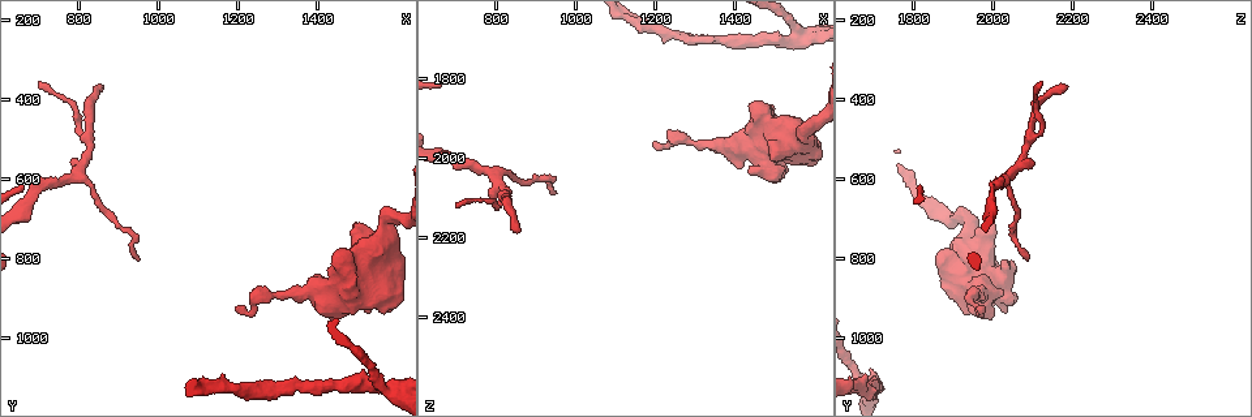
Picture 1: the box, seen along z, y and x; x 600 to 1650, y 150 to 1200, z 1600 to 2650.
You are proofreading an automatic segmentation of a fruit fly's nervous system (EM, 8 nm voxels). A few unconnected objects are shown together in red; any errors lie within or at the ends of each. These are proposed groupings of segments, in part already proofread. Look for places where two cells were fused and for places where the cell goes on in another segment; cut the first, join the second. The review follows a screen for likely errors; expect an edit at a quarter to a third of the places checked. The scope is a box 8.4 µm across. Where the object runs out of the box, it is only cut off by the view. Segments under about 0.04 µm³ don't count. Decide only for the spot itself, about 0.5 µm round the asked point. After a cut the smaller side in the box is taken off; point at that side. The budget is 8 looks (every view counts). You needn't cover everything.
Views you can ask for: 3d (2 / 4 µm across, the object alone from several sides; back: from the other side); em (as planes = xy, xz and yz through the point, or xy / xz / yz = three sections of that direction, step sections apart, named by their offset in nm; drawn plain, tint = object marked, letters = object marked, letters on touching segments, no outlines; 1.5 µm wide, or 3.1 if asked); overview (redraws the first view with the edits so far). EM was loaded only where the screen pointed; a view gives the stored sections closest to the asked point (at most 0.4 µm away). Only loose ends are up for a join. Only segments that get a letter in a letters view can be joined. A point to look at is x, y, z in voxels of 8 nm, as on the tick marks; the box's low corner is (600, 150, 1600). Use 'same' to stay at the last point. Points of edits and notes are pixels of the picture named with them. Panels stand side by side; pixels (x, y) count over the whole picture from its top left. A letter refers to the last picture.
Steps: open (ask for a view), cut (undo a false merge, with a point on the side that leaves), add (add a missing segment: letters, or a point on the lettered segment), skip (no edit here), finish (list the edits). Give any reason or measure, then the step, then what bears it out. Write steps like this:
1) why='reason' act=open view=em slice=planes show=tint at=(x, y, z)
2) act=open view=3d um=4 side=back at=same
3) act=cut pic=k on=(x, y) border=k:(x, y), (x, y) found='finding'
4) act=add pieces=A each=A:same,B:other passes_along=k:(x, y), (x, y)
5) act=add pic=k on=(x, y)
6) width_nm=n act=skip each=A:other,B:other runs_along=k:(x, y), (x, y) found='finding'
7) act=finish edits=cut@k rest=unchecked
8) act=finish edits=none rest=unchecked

act=open view=em slice=planes show=letters at=(705, 625, 1995)

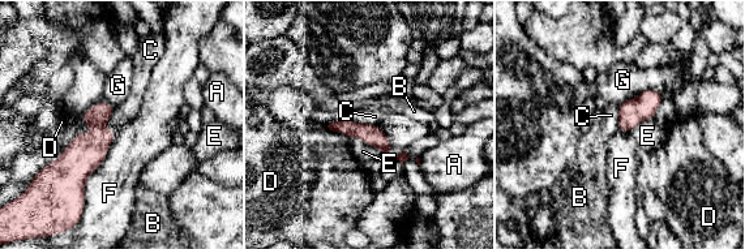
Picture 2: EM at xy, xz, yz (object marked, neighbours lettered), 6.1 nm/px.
act=skip each=A:other,B:other,C:other,D:other,E:other,F:other,G:other border=2:(617, 106), (619, 123) found='all the same cell'

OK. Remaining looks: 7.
why='thick turns thin' act=open view=em slice=yz step=4 show=tint at=(1570, 1130, 1695)

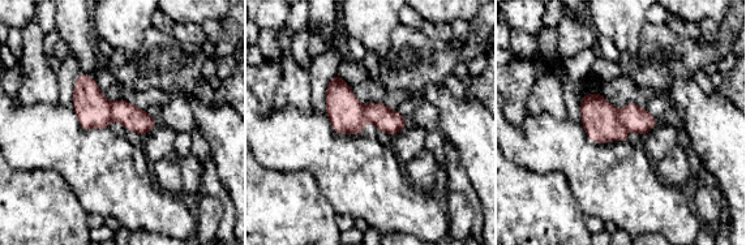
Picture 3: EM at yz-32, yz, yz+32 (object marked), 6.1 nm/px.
act=open view=em slice=planes show=letters at=same

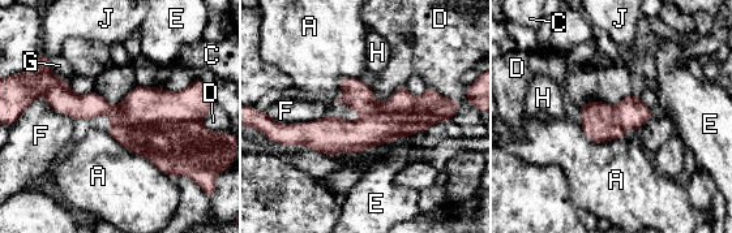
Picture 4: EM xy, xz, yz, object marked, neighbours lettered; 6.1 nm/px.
width_nm=240 longest_contact=A:480nm act=cut pic=4 on=(182, 149) each=A:other,C:other,D:other,E:other,F:other,G:other,H:other,J:other found='a second cell is stuck on'

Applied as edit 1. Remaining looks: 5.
why='see it whole again' act=open view=overview

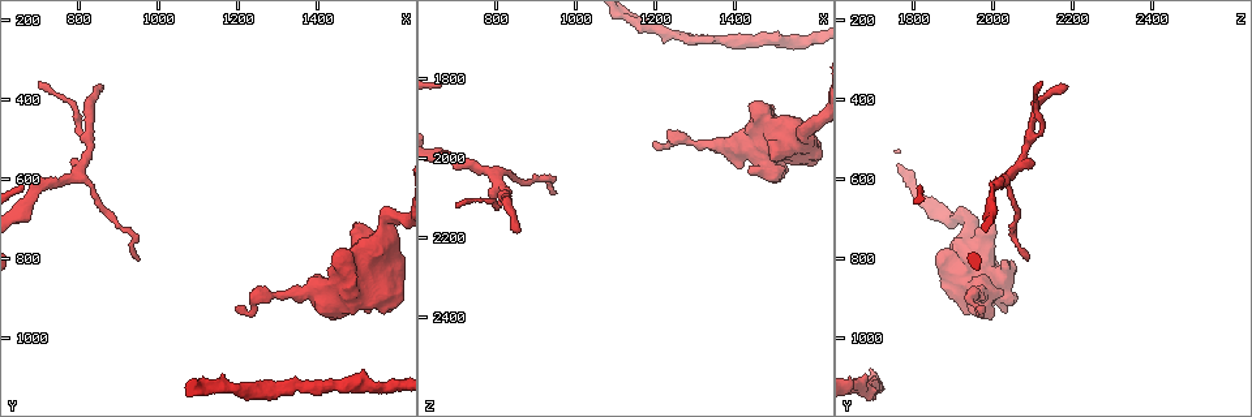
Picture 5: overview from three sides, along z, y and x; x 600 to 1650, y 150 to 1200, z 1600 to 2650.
why='thick turns thin' act=open view=3d um=4 at=(1565, 740, 1945)

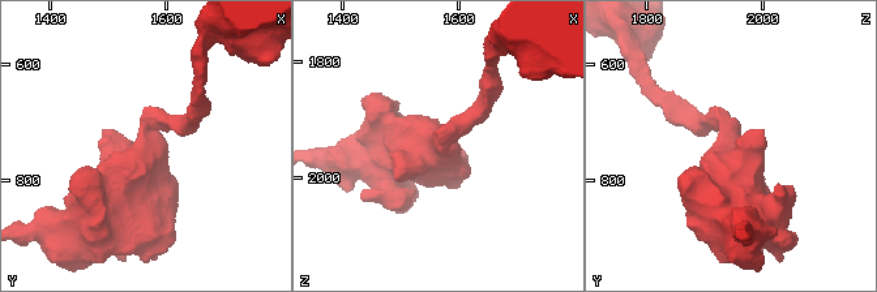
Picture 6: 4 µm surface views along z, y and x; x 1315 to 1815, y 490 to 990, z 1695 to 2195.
arm_widths_nm=240,750 act=open view=em slice=yz step=4 show=letters at=(1570, 740, 1940)

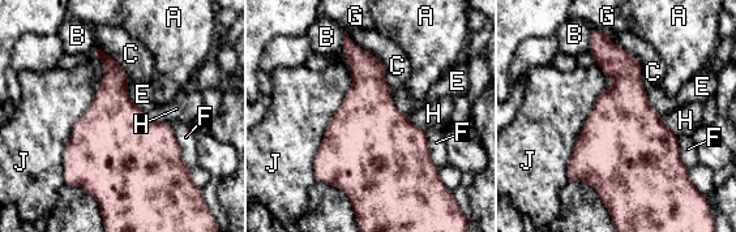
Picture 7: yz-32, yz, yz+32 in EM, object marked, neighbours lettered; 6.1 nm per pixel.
width_nm=420 act=skip each=A:other,B:other,C:other,E:other,F:other,G:other,H:other,J:other border=7:(595, 63), (613, 84), (568, 179) found='one cell here'

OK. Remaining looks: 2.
act=finish edits=cut@4 rest=unchecked

